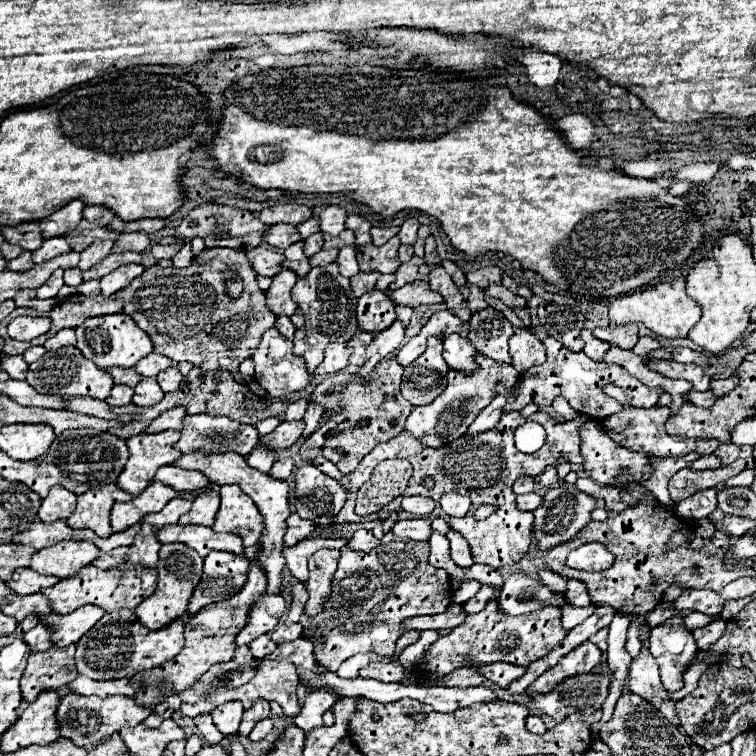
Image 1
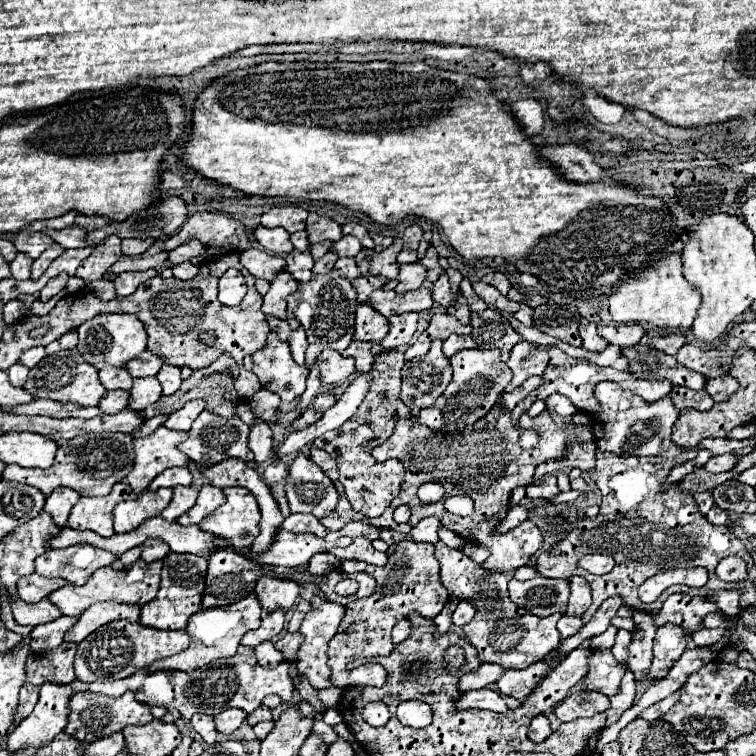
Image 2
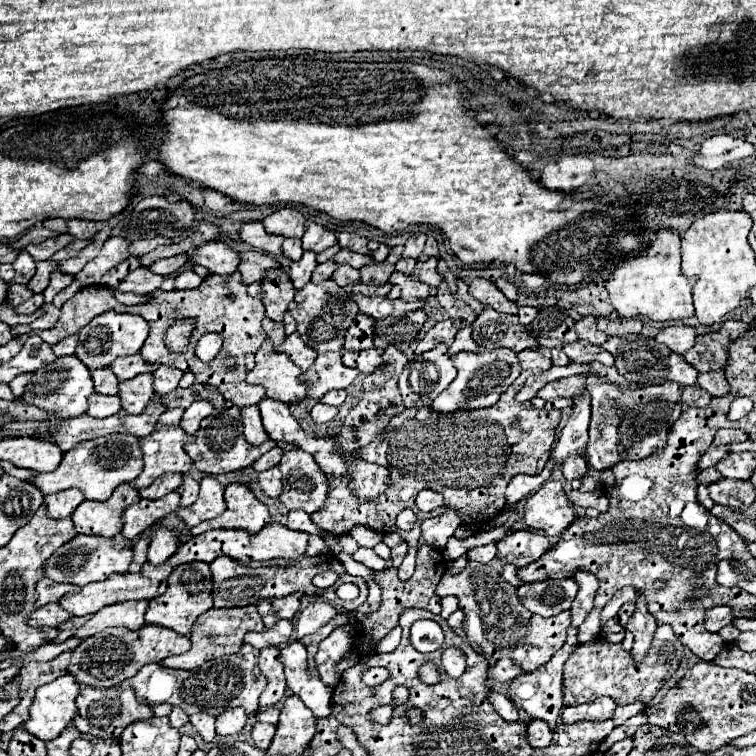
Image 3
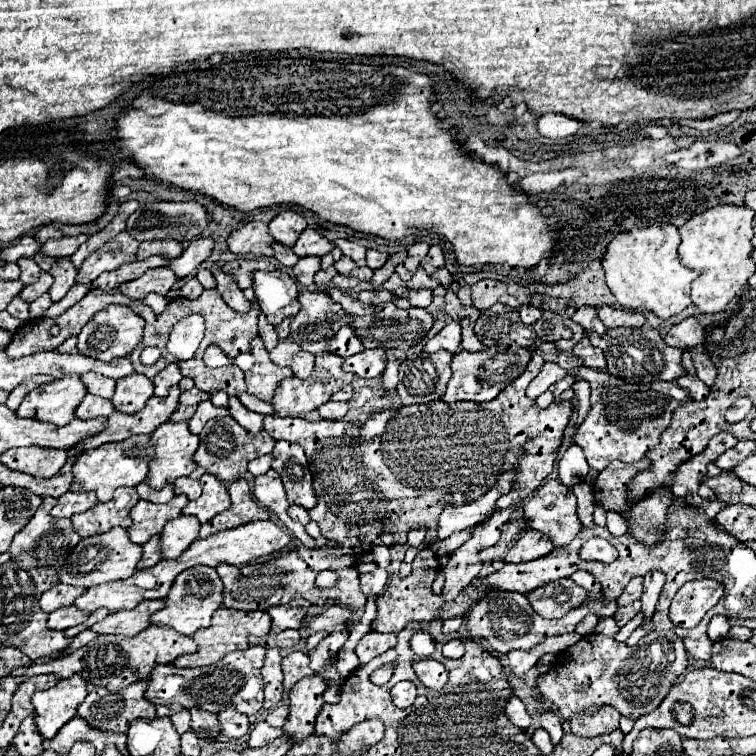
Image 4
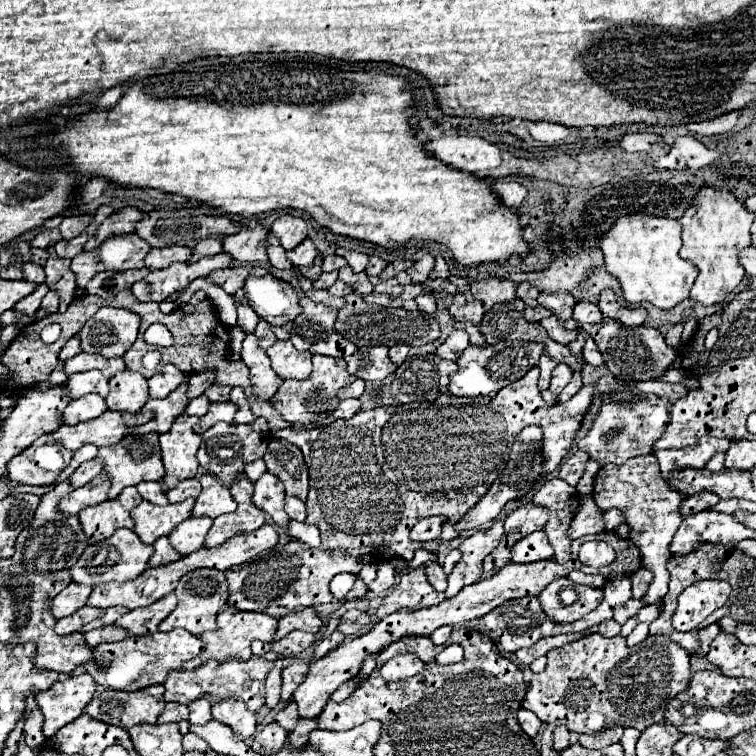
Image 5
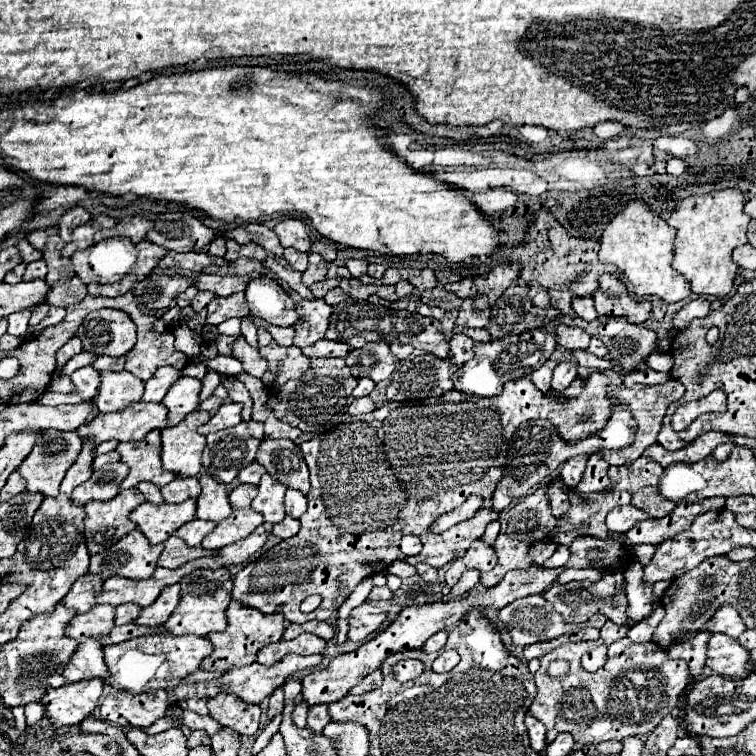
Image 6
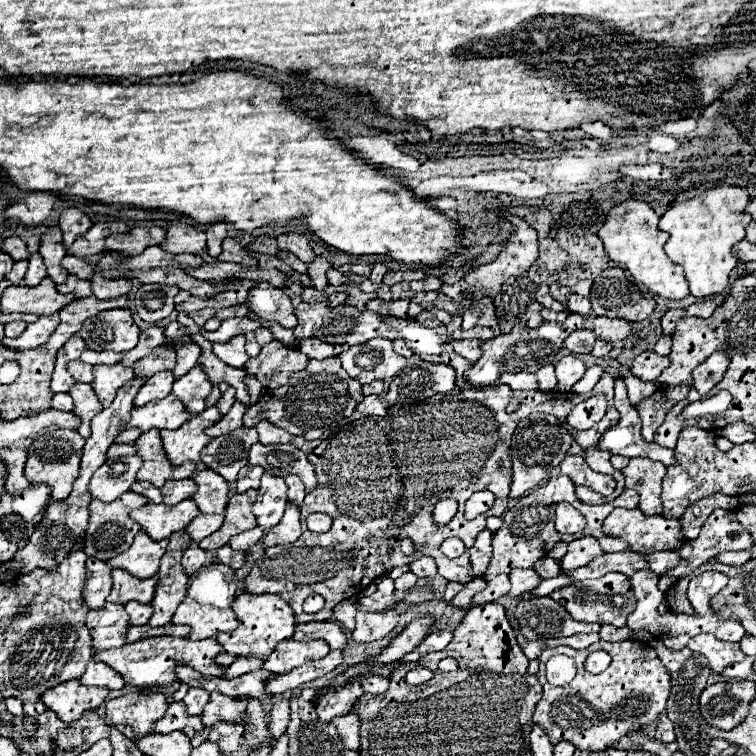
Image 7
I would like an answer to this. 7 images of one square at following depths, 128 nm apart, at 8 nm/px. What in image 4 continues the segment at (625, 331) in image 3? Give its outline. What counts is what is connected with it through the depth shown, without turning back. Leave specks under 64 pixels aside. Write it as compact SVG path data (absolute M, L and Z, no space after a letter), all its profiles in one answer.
M602 306L598 308L600 320L606 328L616 328L616 326L624 326L624 328L640 328L646 318L640 312L630 312L630 310L616 310L610 306Z

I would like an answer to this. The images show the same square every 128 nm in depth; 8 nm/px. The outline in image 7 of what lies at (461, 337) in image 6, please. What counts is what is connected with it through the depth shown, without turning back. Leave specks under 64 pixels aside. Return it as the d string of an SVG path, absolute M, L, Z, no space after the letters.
M452 340L452 346L454 346L454 350L460 356L464 356L466 360L470 360L472 364L482 356L480 342L478 340Z

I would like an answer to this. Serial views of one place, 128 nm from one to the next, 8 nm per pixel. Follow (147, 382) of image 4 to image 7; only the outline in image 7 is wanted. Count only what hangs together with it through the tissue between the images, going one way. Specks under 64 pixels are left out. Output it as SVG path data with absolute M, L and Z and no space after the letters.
M98 364L98 366L94 366L92 388L94 388L100 404L104 408L108 408L112 404L114 396L118 394L118 390L132 378L134 378L134 372L130 368L120 368L120 364L114 364L114 366Z

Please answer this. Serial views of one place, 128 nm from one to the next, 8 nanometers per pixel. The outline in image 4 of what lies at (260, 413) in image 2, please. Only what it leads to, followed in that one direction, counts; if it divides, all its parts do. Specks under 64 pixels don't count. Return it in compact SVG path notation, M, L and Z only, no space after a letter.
M534 354L528 362L524 374L516 378L516 382L508 384L498 398L486 404L472 404L472 402L454 402L444 404L442 400L424 404L424 406L404 406L400 410L386 410L378 412L368 418L364 424L356 422L308 422L304 418L280 418L278 414L264 416L264 430L274 440L292 440L300 444L308 456L312 474L314 474L314 488L318 496L316 508L310 510L310 518L318 524L323 536L328 540L338 542L338 548L318 548L310 550L312 554L286 554L280 560L278 574L268 576L246 576L240 566L220 564L216 566L218 576L222 578L224 592L222 592L222 606L234 610L266 610L268 606L286 604L294 598L306 598L312 604L326 604L328 600L340 602L348 608L362 608L366 604L364 594L352 592L350 588L344 590L320 590L314 586L316 574L320 570L338 570L346 566L354 566L362 552L372 550L378 544L392 546L392 544L406 544L406 534L416 522L432 522L432 536L436 536L436 520L440 516L440 508L444 504L468 504L474 502L478 496L486 494L492 484L500 480L500 476L508 470L516 470L517 478L513 489L502 495L496 502L497 509L504 509L512 505L520 505L527 496L534 492L540 482L553 470L556 450L562 442L564 428L572 414L570 402L554 404L550 408L538 408L534 400L528 400L524 390L532 378L538 376L540 368L544 366L544 358Z

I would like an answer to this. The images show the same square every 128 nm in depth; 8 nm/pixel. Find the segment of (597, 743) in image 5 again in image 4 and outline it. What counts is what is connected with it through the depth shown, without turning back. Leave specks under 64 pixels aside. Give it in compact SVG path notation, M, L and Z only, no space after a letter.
M604 704L596 712L576 712L570 720L570 728L578 736L598 736L604 732L612 732L618 726L620 714L616 708Z

